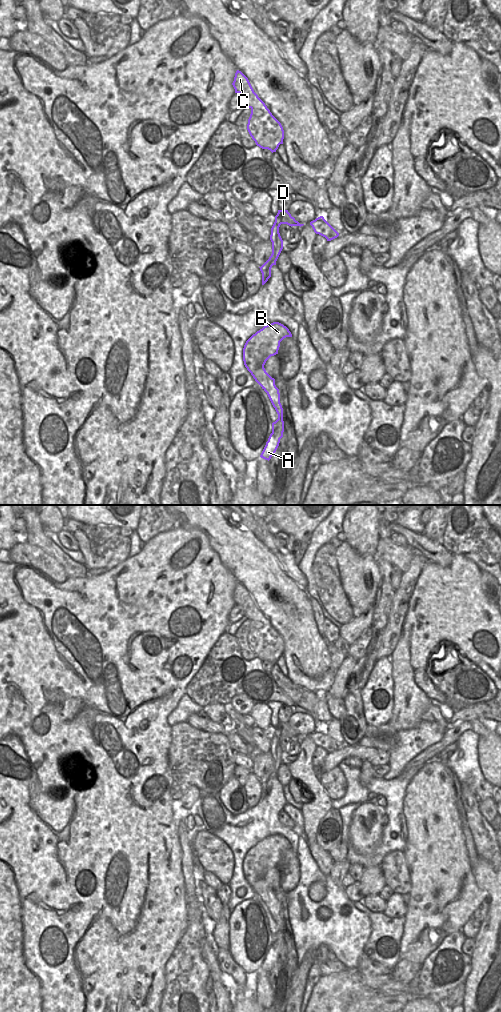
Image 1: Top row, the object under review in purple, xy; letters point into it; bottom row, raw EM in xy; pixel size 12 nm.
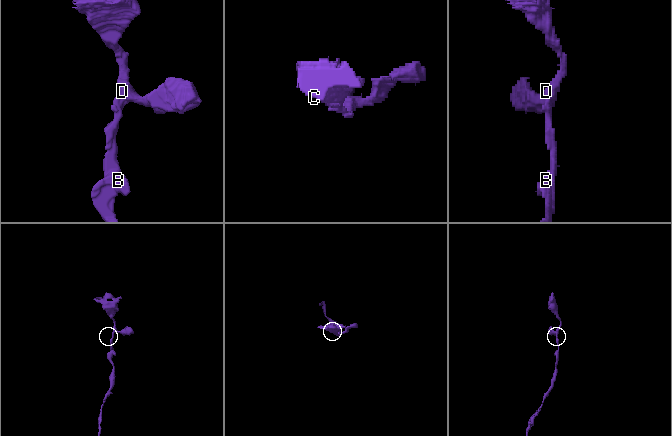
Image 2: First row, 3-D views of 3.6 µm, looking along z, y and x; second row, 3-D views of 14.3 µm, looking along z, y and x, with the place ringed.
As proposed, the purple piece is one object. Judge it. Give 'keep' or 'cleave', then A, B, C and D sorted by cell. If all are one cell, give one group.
keep; groups A B C D

